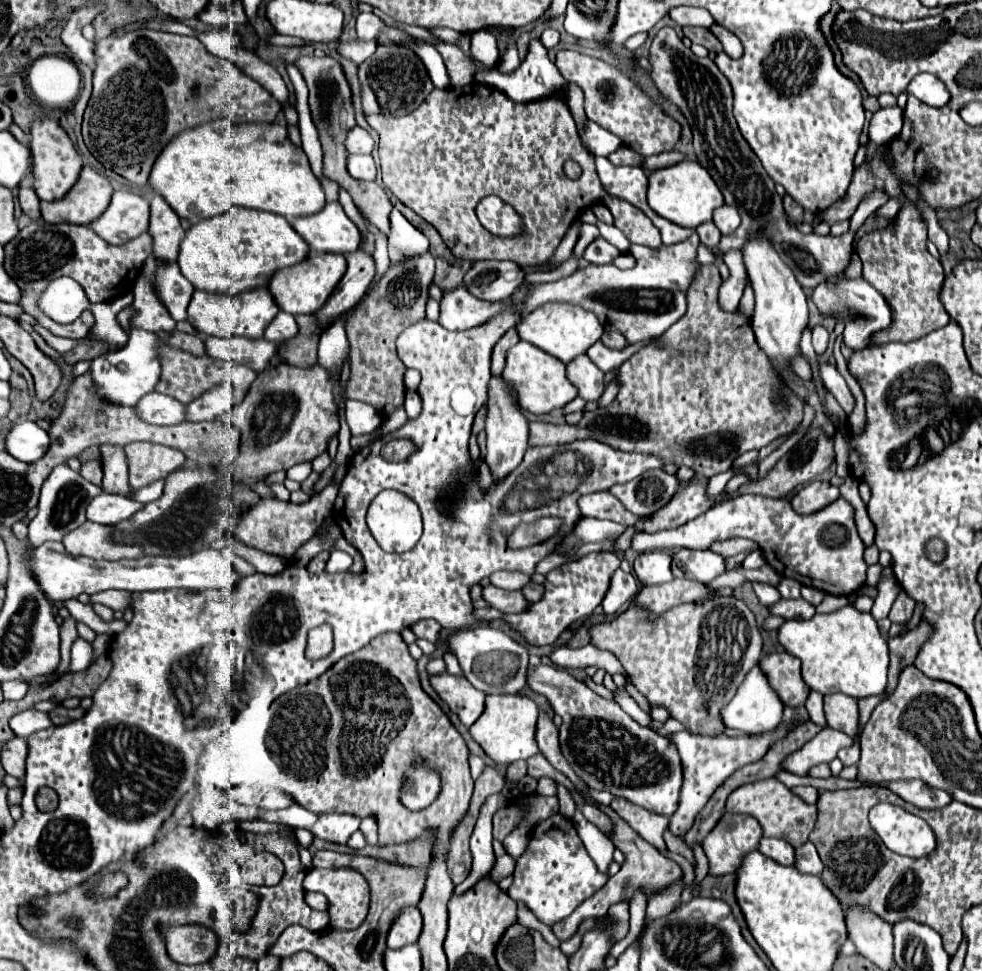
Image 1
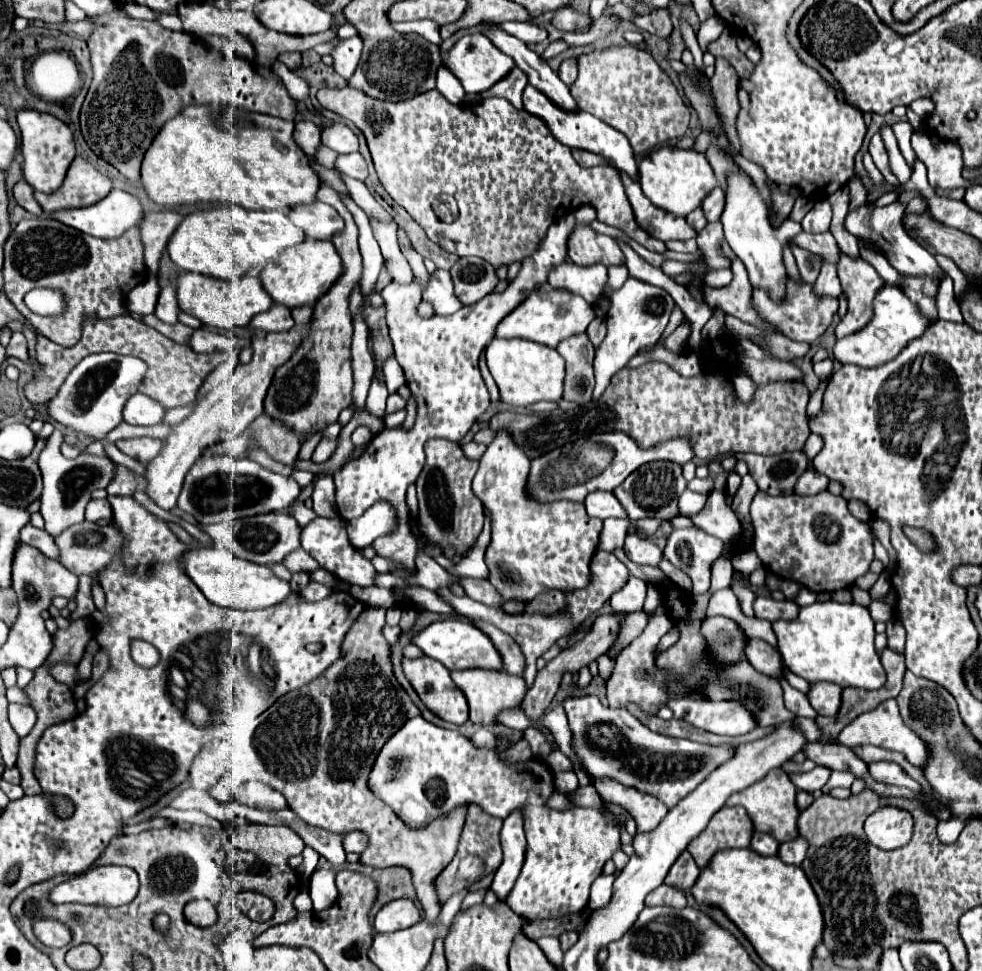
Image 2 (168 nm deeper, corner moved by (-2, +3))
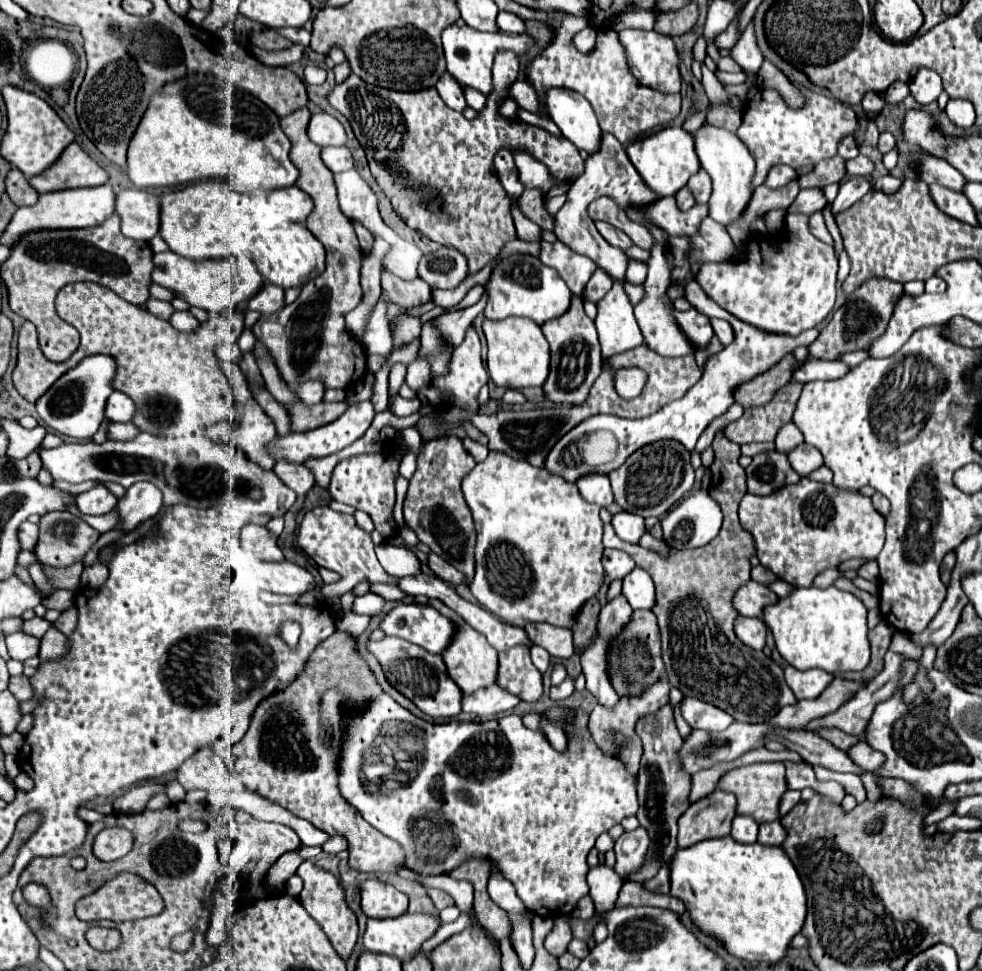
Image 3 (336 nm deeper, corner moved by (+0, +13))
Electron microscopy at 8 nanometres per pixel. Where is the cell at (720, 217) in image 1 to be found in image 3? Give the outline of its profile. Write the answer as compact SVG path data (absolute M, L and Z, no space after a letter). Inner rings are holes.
M700 169L694 177L690 177L690 181L688 181L688 189L692 191L696 203L708 203L710 195L712 195L710 175L706 175L706 171Z

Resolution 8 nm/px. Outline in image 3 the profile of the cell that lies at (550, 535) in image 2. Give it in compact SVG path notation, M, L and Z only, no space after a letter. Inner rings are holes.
M490 451L488 457L464 477L462 491L478 533L474 549L476 573L470 585L478 603L514 627L524 627L528 621L572 627L578 609L598 593L604 575L600 507L586 503L574 483L524 463L524 459L510 459L510 455L502 455L502 451Z

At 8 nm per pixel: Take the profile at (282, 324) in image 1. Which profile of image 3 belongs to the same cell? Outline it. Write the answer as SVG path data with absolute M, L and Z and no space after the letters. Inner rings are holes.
M264 283L264 287L246 303L248 311L258 311L260 315L276 313L284 307L284 289L274 287L270 283Z

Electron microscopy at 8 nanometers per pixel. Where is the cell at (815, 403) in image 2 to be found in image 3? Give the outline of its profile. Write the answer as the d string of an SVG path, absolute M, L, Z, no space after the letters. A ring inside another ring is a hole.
M848 351L846 355L840 355L840 357L838 357L838 361L842 361L842 363L846 363L846 365L856 367L856 365L858 365L858 363L862 363L866 357L868 357L868 353L864 353L864 351Z

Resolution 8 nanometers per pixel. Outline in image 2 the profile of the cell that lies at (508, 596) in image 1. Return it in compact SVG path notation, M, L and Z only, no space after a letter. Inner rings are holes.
M460 577L458 583L460 583L460 587L464 589L464 593L466 593L470 599L480 601L480 603L484 603L484 605L494 605L494 607L500 605L500 599L496 597L496 591L492 589L492 585L488 585L486 579Z

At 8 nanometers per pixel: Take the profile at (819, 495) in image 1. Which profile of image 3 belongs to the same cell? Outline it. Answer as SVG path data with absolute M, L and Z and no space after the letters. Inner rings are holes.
M802 443L798 445L794 451L788 453L788 459L790 459L790 465L792 469L800 475L800 477L806 477L810 475L812 471L816 471L818 467L822 467L822 453L818 453L814 447Z

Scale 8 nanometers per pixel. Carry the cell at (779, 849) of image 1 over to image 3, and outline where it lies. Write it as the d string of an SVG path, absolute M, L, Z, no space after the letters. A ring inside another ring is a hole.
M736 815L730 835L740 843L756 843L758 841L758 823L754 823L754 819L750 819L750 817Z

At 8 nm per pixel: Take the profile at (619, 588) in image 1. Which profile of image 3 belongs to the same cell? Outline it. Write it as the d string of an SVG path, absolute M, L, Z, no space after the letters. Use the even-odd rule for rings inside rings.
M634 569L624 577L622 595L632 609L650 609L654 605L654 583L644 569Z

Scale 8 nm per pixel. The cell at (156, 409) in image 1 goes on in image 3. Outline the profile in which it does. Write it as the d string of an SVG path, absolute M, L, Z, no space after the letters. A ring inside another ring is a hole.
M114 391L106 403L106 417L110 421L130 421L134 415L134 401L122 393L122 391Z

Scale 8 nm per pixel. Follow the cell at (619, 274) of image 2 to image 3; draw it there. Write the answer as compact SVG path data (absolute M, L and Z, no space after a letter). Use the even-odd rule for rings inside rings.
M598 267L594 271L594 275L590 277L590 281L588 281L582 297L588 299L588 301L592 301L592 303L598 303L606 295L606 291L610 291L612 283L614 283L614 279L610 279L610 275L606 275L606 271L602 271Z

